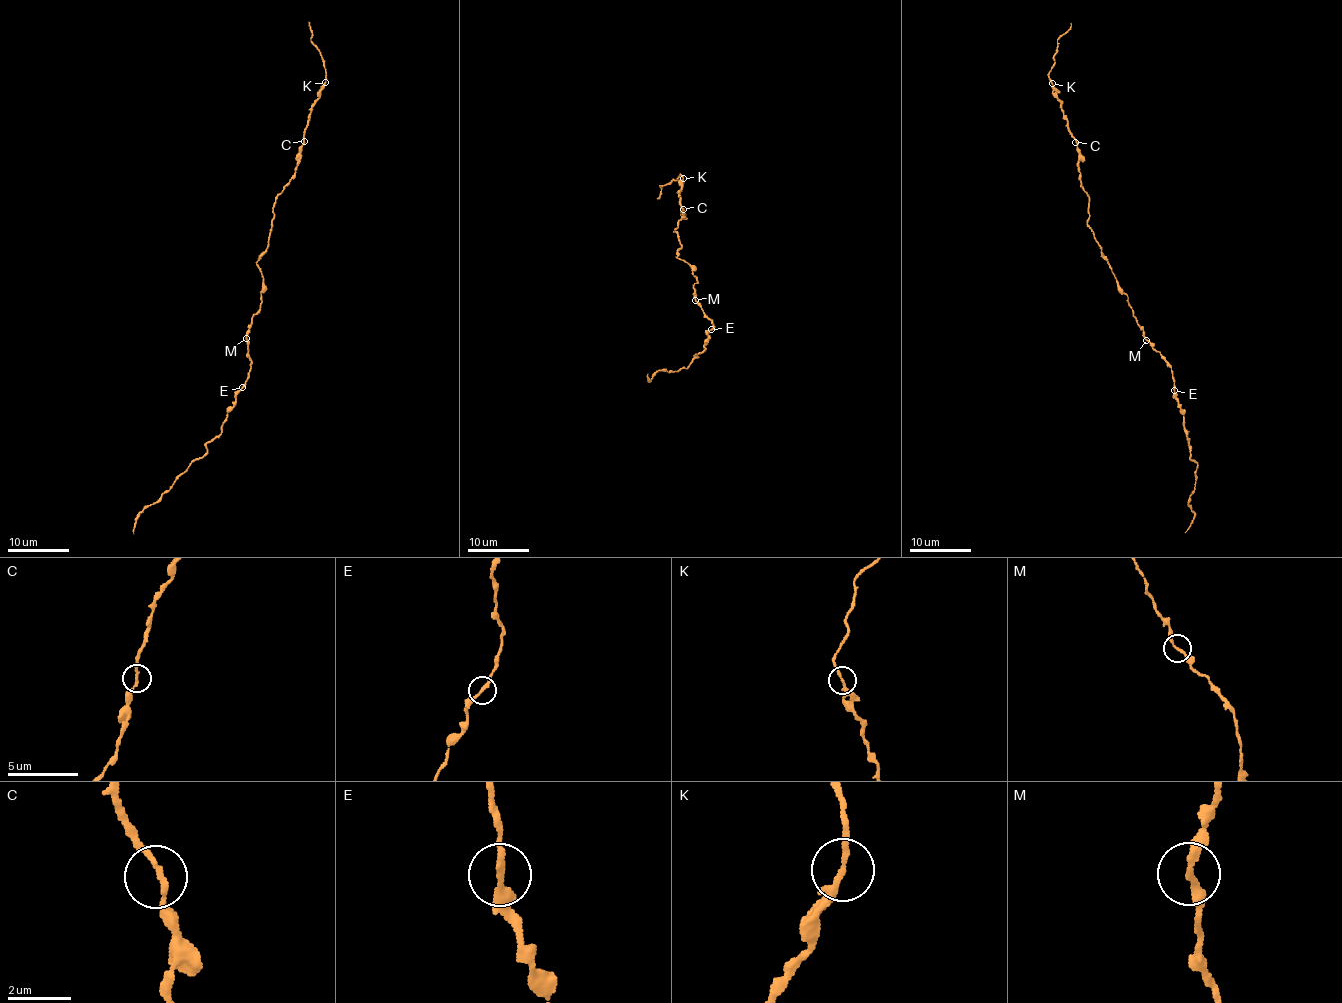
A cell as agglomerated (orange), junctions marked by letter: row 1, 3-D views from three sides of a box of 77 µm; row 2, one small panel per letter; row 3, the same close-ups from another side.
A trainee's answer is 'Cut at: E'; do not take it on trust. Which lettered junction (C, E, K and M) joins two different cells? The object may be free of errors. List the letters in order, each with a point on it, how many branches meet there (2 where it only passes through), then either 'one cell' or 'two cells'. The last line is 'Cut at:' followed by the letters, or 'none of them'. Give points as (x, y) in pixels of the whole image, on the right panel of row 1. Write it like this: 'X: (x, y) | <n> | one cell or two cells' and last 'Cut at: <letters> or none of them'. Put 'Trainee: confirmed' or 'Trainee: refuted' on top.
Trainee: refuted
C: (1075, 142) | 2 | one cell
E: (1174, 390) | 2 | one cell
K: (1052, 83) | 2 | one cell
M: (1146, 340) | 2 | one cell
Cut at: none of them

